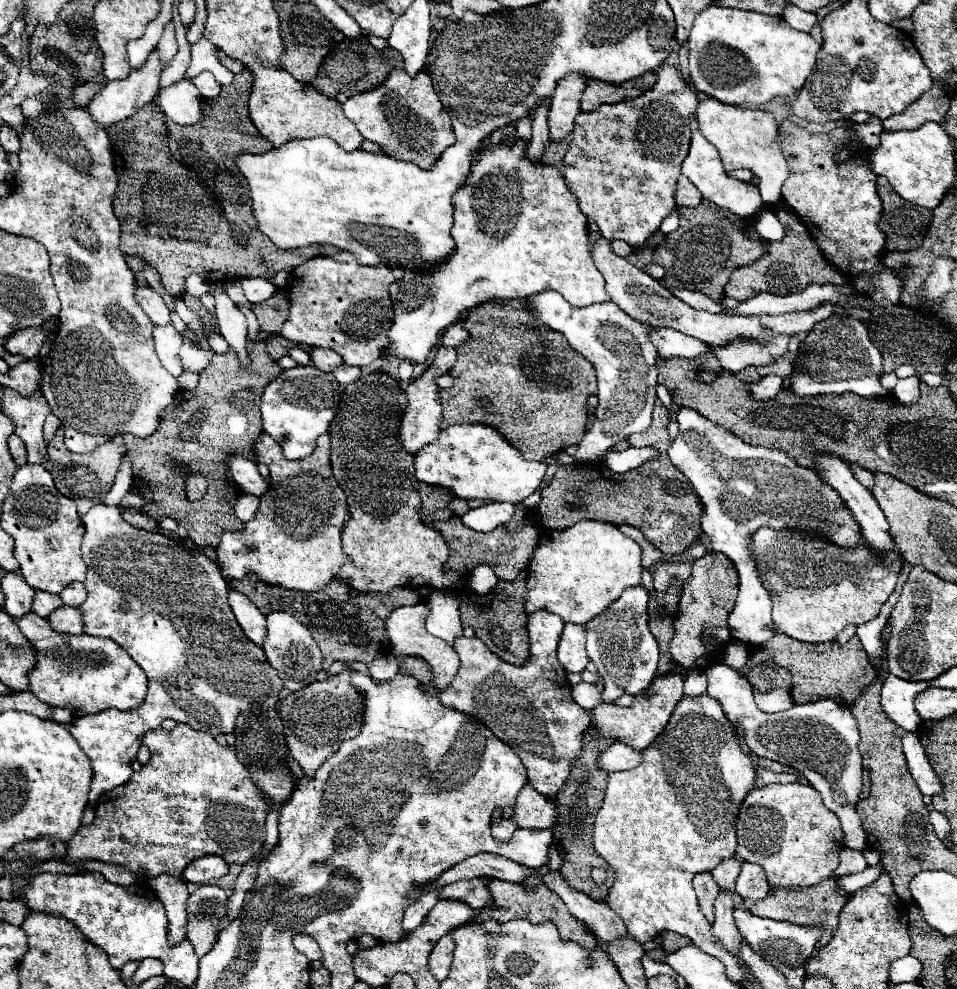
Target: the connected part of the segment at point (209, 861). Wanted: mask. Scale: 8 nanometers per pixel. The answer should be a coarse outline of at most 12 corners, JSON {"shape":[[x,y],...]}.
{"shape":[[210,854],[188,864],[182,876],[208,884],[228,874],[222,856]]}

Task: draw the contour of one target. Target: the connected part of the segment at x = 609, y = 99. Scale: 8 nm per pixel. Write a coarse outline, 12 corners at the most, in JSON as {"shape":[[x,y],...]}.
{"shape":[[656,72],[622,84],[588,80],[580,106],[630,100],[650,90]]}

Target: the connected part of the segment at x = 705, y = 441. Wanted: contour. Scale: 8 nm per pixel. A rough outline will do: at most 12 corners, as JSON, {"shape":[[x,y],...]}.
{"shape":[[694,410],[666,450],[740,570],[732,638],[760,646],[770,592],[750,536],[810,532],[856,550],[834,488]]}

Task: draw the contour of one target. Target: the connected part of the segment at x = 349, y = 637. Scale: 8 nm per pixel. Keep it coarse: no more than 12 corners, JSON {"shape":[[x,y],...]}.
{"shape":[[232,580],[262,614],[282,610],[320,646],[324,668],[390,654],[386,620],[412,588],[360,594]]}

